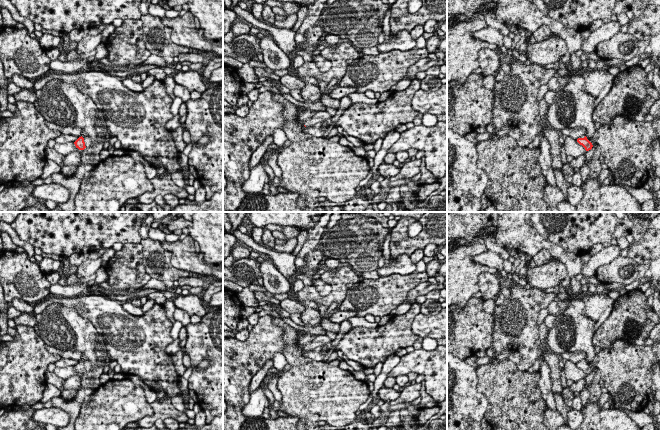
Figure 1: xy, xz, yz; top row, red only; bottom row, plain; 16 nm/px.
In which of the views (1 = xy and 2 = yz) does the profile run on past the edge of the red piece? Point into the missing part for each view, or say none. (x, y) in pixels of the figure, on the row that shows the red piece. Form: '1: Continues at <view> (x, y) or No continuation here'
1: Continues at xy (87, 140)
2: No continuation here

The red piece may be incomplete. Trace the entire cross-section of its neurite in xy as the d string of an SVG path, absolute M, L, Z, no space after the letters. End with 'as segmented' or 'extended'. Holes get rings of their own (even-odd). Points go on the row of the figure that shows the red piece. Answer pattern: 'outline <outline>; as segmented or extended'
outline M79 137L75 142L74 142L76 148L79 150L84 150L86 147L90 147L92 144L91 138L90 137Z; extended

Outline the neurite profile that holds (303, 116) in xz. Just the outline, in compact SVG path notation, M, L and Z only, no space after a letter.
M305 108L306 110L305 111L301 111L301 110L298 110L297 111L297 123L303 127L304 126L304 123L306 121L308 121L314 114L317 113L317 111L313 111L313 110L308 110L307 108Z

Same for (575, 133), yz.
M575 127L575 128L565 128L561 131L562 134L566 135L567 137L571 137L575 140L580 138L581 136L585 136L586 129L582 127Z

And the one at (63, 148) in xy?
M68 142L68 143L55 143L54 147L53 147L58 153L62 154L62 155L67 155L71 152L79 152L82 153L83 150L79 150L74 142Z

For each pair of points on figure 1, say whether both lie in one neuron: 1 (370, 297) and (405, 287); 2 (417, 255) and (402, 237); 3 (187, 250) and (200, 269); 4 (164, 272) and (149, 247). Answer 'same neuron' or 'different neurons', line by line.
1: same neuron
2: different neurons
3: same neuron
4: same neuron

